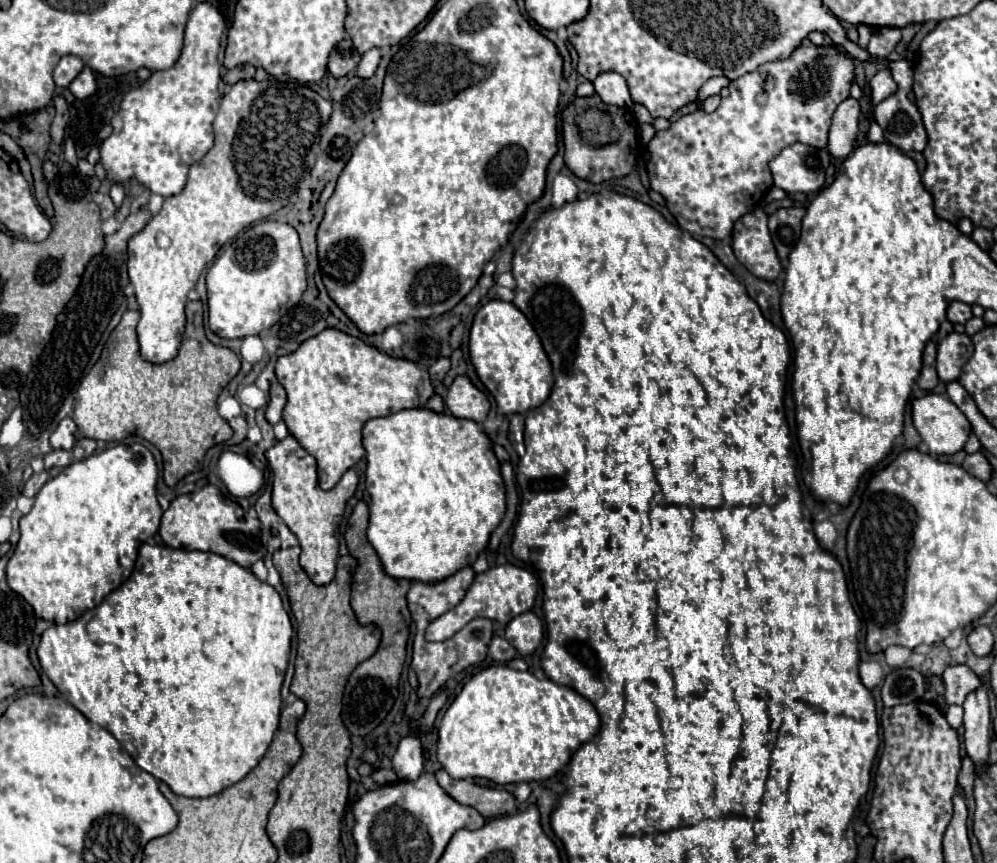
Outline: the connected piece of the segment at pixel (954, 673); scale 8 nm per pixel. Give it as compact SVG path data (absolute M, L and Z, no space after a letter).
M954 664L948 666L942 672L944 682L944 700L946 704L964 704L966 696L974 692L974 688L980 688L980 676L974 674L966 664Z

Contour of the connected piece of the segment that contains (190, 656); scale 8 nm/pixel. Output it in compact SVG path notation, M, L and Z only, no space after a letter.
M142 544L138 550L138 560L132 576L106 600L82 614L74 622L66 622L62 626L50 626L40 640L38 658L46 676L54 682L58 692L66 702L78 708L90 722L106 728L112 736L124 746L124 750L134 758L134 762L152 774L154 778L166 782L174 794L188 798L208 798L212 794L222 792L224 788L240 782L266 754L272 736L278 728L280 720L280 686L284 680L284 672L290 658L292 644L292 622L288 612L282 606L280 594L266 582L260 582L248 568L238 566L224 556L200 550L174 550L158 544Z

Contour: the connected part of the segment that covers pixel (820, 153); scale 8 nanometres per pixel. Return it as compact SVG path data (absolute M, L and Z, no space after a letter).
M792 144L770 160L770 172L774 186L782 188L784 192L810 194L824 186L828 164L828 150L818 150L808 144Z

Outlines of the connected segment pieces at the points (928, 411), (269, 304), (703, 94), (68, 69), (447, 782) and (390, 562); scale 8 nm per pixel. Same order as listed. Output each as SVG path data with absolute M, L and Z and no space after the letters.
M930 392L926 396L914 398L912 400L912 418L914 418L914 426L916 426L918 434L922 436L922 440L926 442L926 446L930 448L932 454L954 454L960 448L964 448L964 444L968 440L970 422L948 396Z
M258 222L242 230L236 240L214 260L206 274L208 288L208 324L210 330L220 338L246 338L258 336L274 326L289 309L298 304L306 290L306 260L302 262L302 250L298 234L290 224Z
M716 76L716 78L710 78L702 88L700 88L700 92L698 92L698 100L700 102L704 102L706 98L710 98L710 96L714 96L714 94L720 94L720 90L724 88L724 86L728 86L728 78L724 78L724 76Z
M64 56L60 58L58 66L54 68L54 84L58 88L66 88L72 84L72 80L80 74L80 70L84 68L82 60L76 56Z
M444 768L436 772L438 784L460 804L476 808L484 818L506 816L514 810L516 800L502 788L476 786L472 780L456 780Z
M406 408L406 410L394 412L390 416L380 416L380 418L368 420L364 424L364 430L362 430L362 444L366 448L366 460L368 460L366 490L370 492L370 498L372 498L368 540L374 546L374 550L378 552L386 574L390 574L392 578L406 578L406 580L418 580L418 582L438 582L438 580L452 576L462 566L472 564L476 560L478 552L482 552L486 548L492 530L500 524L504 510L506 510L504 482L500 476L500 462L492 450L492 440L488 438L488 434L474 420L456 418L456 416L450 416L448 412L434 412L428 408Z

